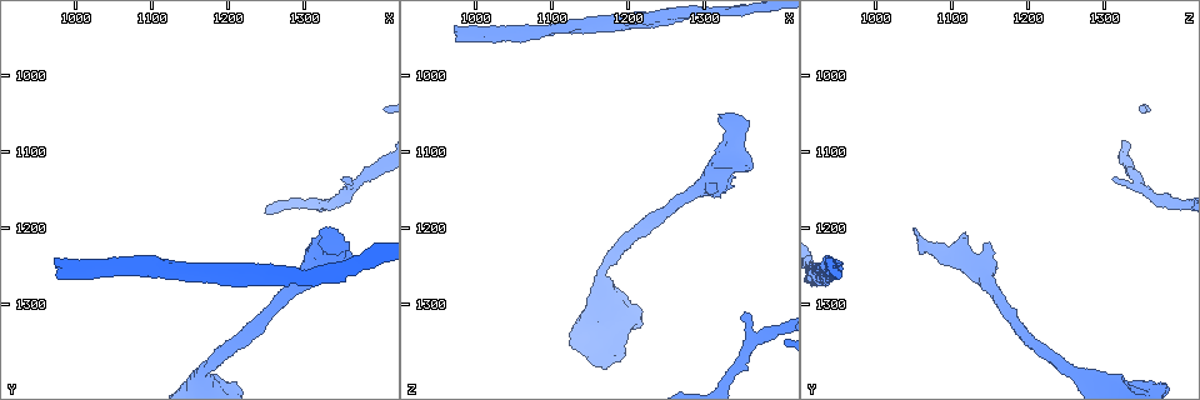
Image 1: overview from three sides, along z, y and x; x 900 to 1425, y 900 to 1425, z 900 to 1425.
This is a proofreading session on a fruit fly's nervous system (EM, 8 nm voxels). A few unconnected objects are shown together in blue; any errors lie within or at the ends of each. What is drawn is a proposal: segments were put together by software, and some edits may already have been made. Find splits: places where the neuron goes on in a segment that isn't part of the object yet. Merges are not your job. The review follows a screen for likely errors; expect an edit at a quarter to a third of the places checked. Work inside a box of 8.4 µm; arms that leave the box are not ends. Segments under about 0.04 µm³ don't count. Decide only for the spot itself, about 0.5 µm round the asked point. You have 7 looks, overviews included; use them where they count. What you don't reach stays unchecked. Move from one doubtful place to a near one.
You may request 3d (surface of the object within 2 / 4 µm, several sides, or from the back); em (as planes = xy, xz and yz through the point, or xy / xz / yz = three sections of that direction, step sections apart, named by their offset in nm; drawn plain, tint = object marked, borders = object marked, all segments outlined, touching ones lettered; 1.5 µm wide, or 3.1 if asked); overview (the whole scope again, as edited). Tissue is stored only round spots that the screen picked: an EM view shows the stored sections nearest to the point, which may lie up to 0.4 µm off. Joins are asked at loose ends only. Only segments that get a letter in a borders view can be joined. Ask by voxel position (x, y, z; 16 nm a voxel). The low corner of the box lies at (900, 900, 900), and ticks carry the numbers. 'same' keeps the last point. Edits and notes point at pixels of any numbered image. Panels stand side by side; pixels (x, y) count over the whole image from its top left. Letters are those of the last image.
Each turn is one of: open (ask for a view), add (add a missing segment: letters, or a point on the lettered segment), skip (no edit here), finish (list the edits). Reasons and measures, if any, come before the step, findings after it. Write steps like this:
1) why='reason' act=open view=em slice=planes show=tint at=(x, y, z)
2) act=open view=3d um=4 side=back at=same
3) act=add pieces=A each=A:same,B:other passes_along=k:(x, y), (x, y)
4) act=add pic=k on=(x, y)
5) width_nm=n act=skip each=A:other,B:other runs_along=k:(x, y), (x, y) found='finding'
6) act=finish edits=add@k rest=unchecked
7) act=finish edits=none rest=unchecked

why='long arm stops here' act=open view=em slice=planes show=tint at=(970, 1240, 940)

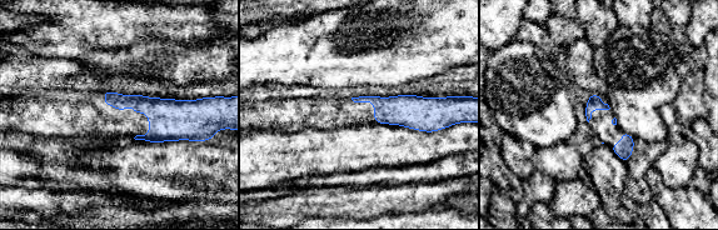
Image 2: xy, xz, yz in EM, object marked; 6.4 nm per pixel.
act=open view=em slice=planes show=borders at=same

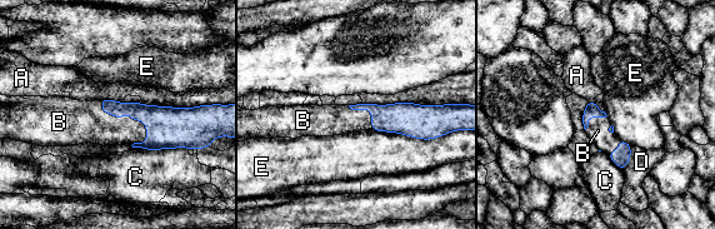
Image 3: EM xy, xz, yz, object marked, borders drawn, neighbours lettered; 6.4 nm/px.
act=add pieces=B each=A:other,B:same,C:other,D:other,E:other passes_along=3:(165, 127), (129, 113), (93, 125) found='the neuron continues'

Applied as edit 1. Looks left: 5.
act=open view=overview

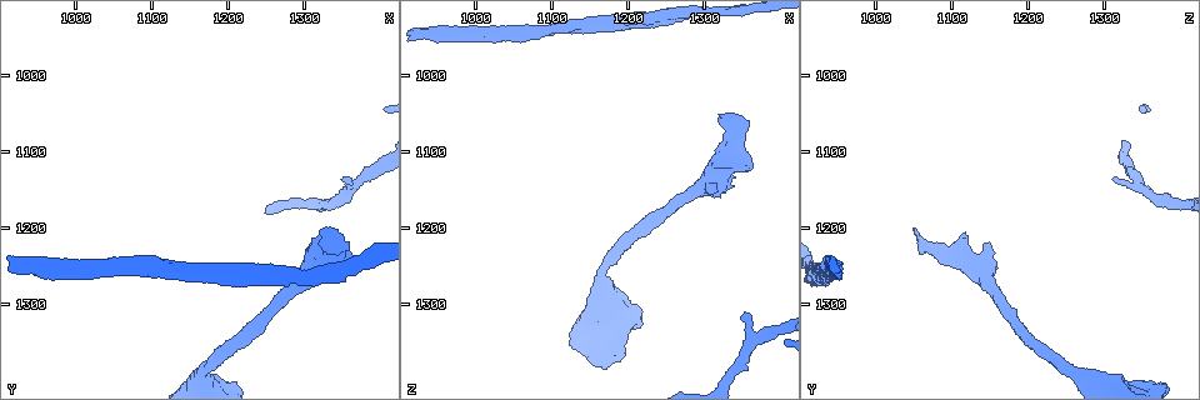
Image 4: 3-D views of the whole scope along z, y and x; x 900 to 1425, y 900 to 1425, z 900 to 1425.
why='branch stops here' act=open view=em slice=xy step=4 show=borders at=(1345, 1135, 1320)

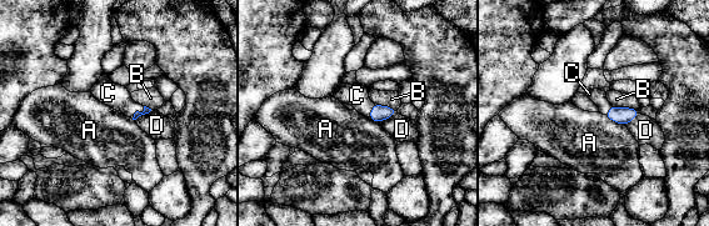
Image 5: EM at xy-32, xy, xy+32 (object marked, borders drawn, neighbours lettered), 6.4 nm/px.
act=add pieces=C each=A:other,B:other,C:same,D:other passes_along=5:(146, 110), (138, 111), (114, 95) found='it goes on there'

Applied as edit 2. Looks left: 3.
act=finish edits=add@3,add@5 rest=unchecked

